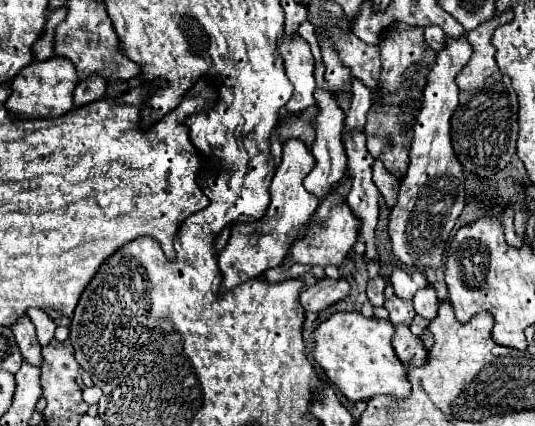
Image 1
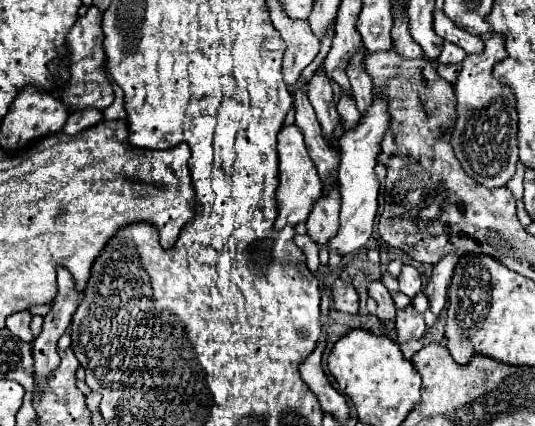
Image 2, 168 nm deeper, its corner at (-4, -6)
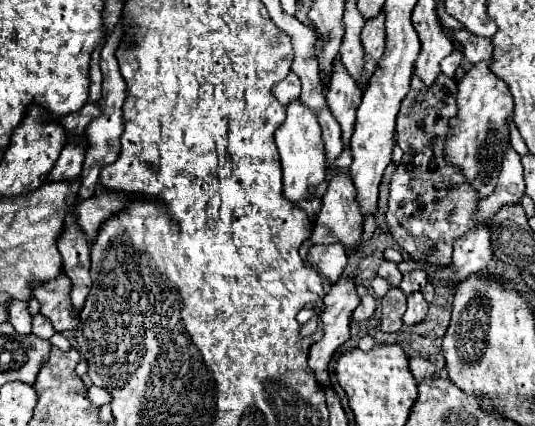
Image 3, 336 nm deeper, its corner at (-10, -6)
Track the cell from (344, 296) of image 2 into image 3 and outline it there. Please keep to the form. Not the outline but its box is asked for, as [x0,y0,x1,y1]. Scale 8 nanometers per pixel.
[354,285,376,321]

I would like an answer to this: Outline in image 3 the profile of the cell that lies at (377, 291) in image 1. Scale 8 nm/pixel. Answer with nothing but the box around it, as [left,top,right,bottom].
[380,287,406,333]

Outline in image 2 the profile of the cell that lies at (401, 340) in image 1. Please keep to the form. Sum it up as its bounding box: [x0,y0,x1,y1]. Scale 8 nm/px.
[396,305,426,343]

